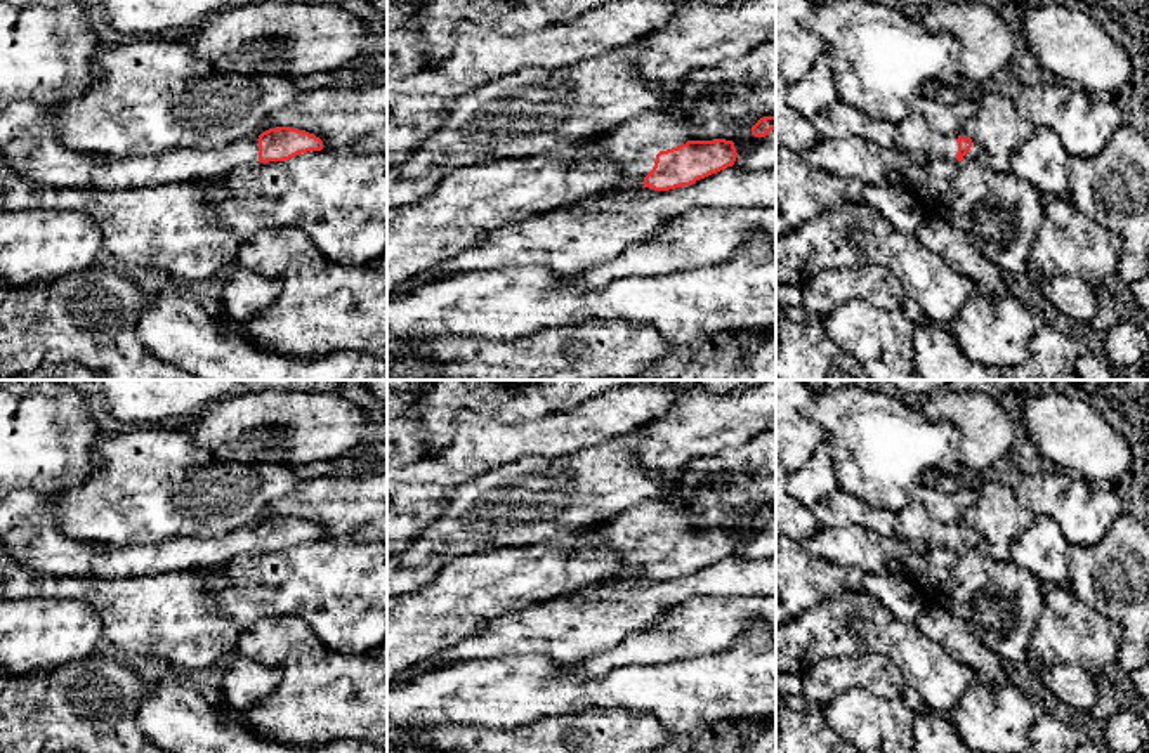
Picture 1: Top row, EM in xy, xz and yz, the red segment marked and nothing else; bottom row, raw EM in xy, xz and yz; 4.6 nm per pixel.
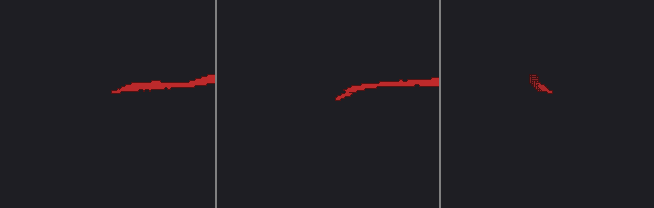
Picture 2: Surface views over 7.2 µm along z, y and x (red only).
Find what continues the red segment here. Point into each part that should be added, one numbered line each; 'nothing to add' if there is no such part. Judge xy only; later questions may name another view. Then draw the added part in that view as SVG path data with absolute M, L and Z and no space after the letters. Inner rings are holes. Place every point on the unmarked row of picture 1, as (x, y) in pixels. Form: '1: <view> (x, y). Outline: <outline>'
1: xy (146, 559). Outline: M257 526L219 538L174 538L161 543L108 547L92 560L95 578L141 578L184 569L215 569L241 553L257 553Z

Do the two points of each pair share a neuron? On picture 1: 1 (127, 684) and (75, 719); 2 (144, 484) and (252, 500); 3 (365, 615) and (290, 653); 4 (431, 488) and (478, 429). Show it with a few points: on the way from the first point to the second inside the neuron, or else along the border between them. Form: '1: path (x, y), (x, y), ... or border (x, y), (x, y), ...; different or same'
1: path (115, 689), (105, 693), (87, 710); same
2: path (170, 486), (226, 490); same
3: border (283, 616), (299, 616), (328, 648), (356, 654); different
4: path (445, 474), (476, 443); same

